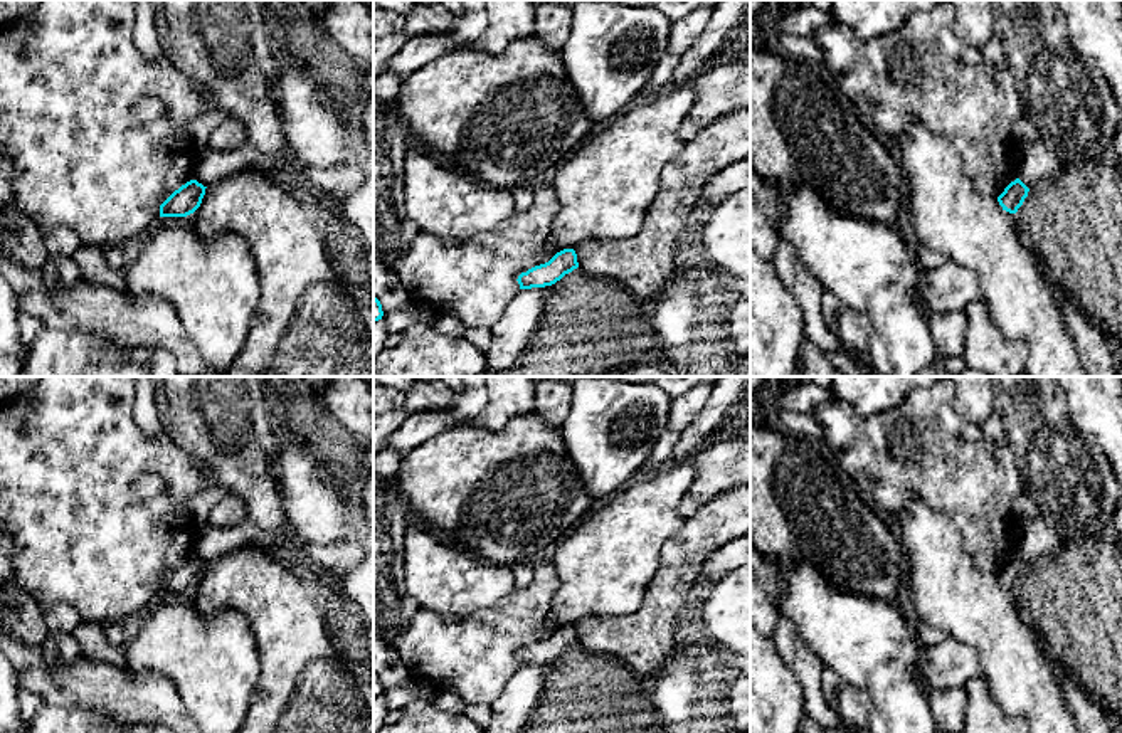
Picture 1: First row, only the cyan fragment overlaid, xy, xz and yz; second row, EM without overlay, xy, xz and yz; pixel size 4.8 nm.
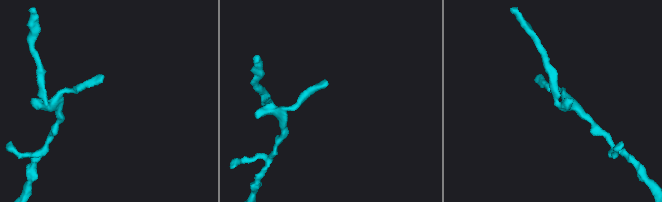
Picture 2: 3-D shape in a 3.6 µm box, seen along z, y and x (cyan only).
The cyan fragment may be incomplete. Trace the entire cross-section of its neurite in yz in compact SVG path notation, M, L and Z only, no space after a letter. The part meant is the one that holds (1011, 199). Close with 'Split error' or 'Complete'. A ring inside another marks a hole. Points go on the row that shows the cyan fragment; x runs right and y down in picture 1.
M1016 178L998 197L998 202L1003 207L1003 210L1016 214L1018 208L1023 205L1024 198L1028 197L1028 192L1029 188L1019 178Z. Complete

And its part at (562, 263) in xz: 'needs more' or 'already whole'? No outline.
already whole

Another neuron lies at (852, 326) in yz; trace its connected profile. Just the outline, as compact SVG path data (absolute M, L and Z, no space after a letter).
M831 291L823 294L823 319L826 328L844 345L868 351L868 319L846 306Z

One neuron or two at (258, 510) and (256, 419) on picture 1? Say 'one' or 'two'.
one

